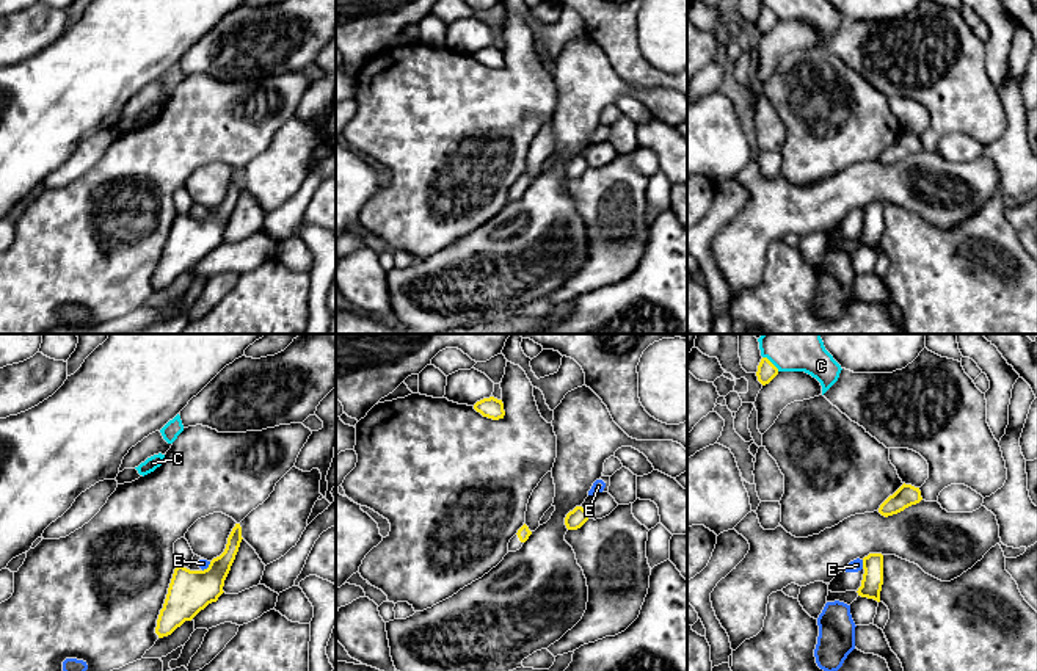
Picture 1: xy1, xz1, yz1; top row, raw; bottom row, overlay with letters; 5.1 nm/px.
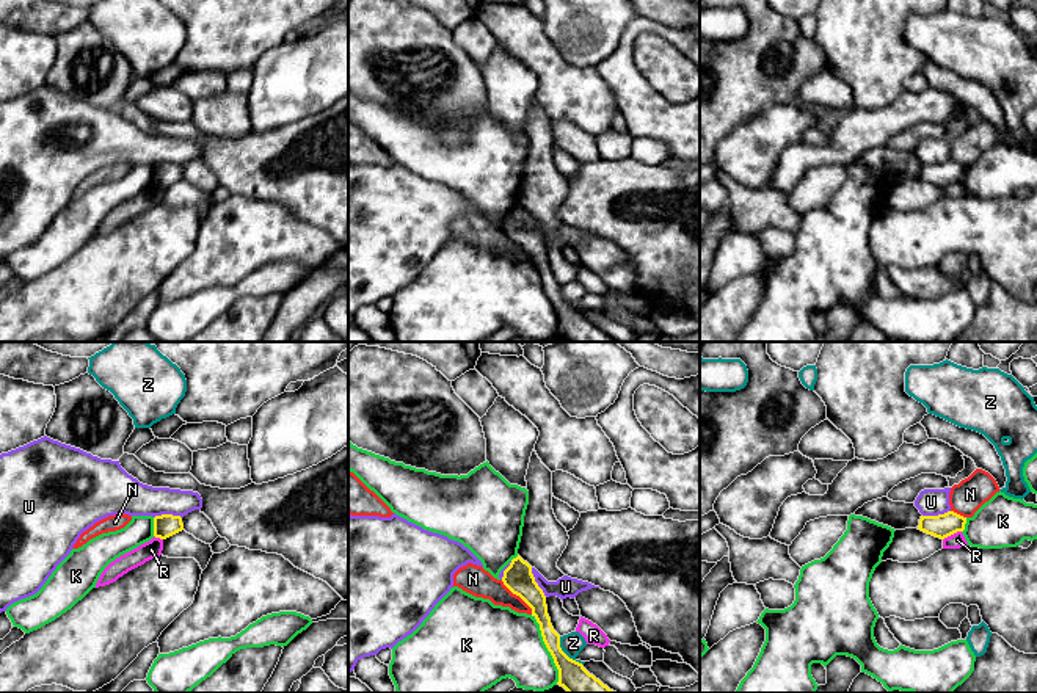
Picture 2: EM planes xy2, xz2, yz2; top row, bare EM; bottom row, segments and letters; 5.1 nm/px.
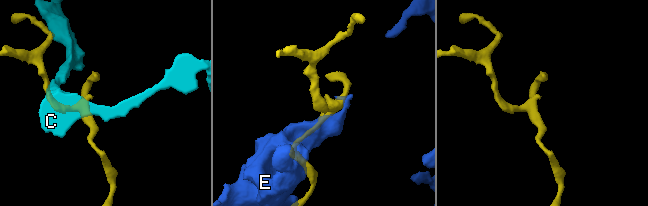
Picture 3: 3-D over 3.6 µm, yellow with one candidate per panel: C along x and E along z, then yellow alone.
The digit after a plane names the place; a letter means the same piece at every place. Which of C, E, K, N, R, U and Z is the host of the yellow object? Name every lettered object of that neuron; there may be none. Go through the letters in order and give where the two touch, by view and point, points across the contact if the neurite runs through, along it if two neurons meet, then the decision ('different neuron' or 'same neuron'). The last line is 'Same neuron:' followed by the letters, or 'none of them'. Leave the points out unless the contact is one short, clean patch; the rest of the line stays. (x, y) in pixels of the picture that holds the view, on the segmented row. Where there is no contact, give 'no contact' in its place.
C: contact yz1 (771, 362); border yz1 (763, 356), (778, 370); different neuron
E: contact yz1 (863, 565); border yz1 (862, 560), (863, 568); different neuron
K: contact xz2 (548, 649); different neuron
N: contact xz2 (518, 595); different neuron
R: contact yz2 (951, 533); border yz2 (960, 530), (943, 540); different neuron
U: contact xz2 (535, 582); border xz2 (531, 568), (537, 585), (546, 596); different neuron
Z: contact xz2 (565, 654); border xz2 (559, 637), (559, 646), (582, 665); different neuron
Same neuron: none of them

